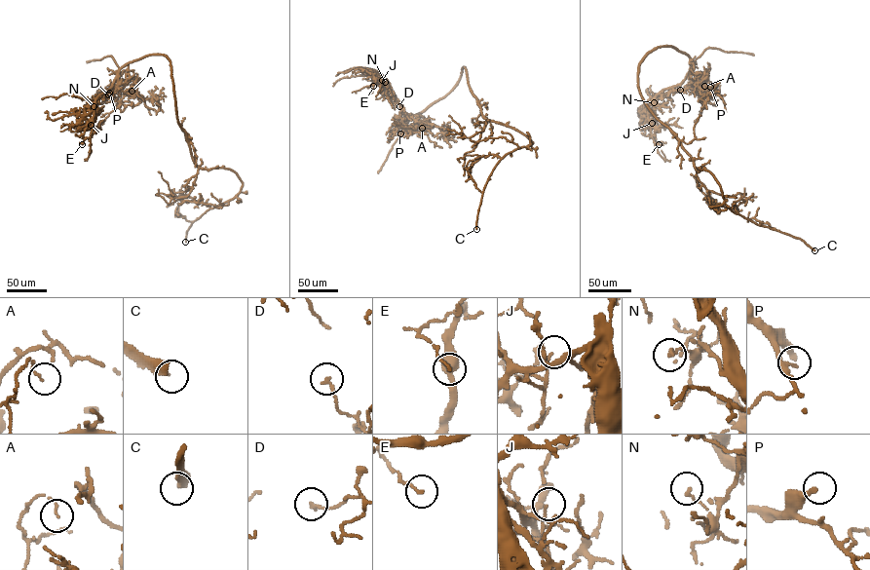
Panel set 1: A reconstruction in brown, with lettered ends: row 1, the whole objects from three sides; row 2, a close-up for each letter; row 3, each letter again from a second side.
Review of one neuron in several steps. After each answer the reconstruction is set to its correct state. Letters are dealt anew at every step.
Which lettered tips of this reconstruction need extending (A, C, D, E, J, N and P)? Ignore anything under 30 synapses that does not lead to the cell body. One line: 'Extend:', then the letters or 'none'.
Extend: C, P

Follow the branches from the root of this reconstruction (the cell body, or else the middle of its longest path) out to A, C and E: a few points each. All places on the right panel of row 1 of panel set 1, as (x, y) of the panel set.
A: (652, 111), (638, 88), (638, 69), (658, 47), (672, 47), (687, 55), (690, 80), (704, 86)
C: (652, 111), (670, 130), (697, 170), (707, 170), (714, 176), (733, 211), (799, 238), (814, 250)
E: (652, 111), (639, 65), (672, 47), (691, 64), (648, 107), (659, 144)

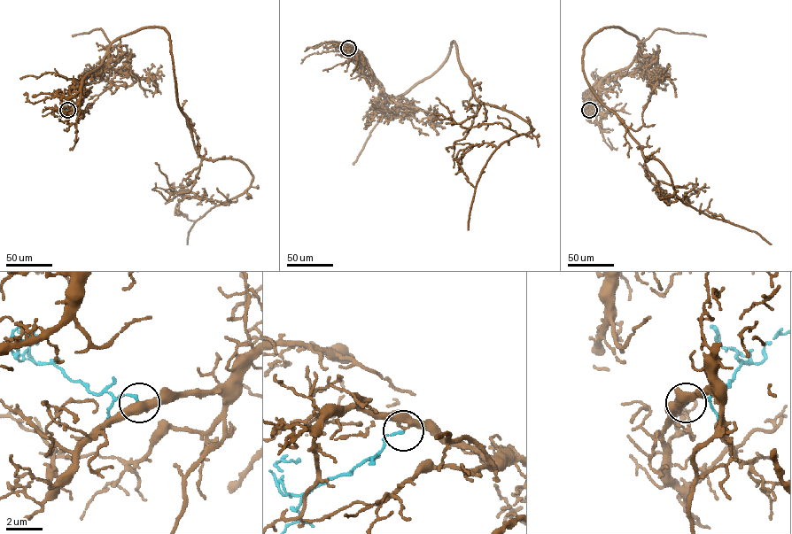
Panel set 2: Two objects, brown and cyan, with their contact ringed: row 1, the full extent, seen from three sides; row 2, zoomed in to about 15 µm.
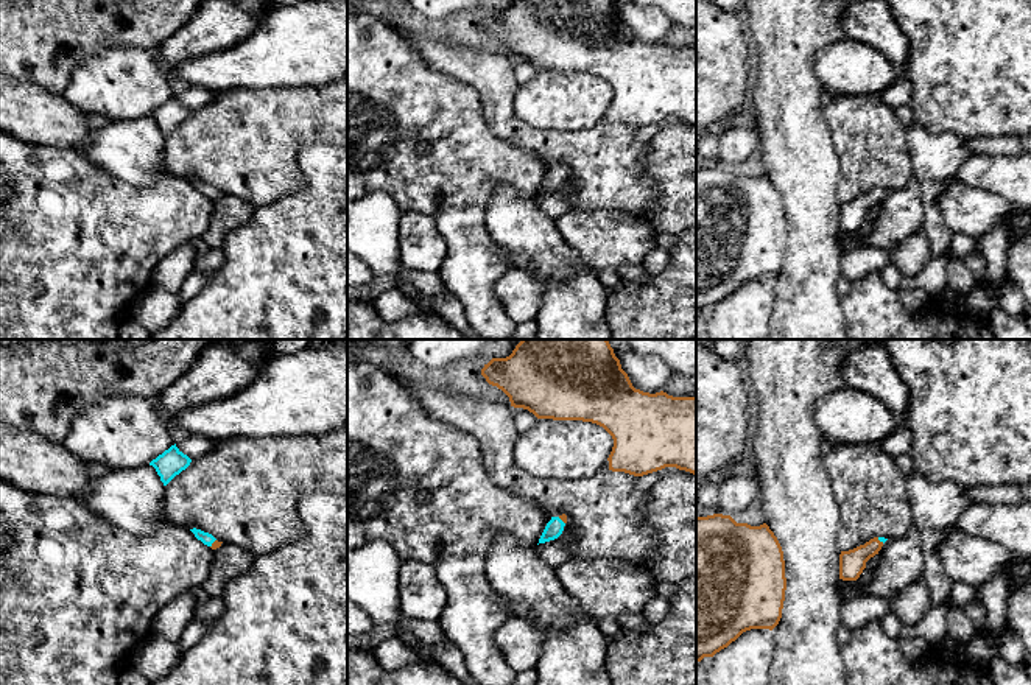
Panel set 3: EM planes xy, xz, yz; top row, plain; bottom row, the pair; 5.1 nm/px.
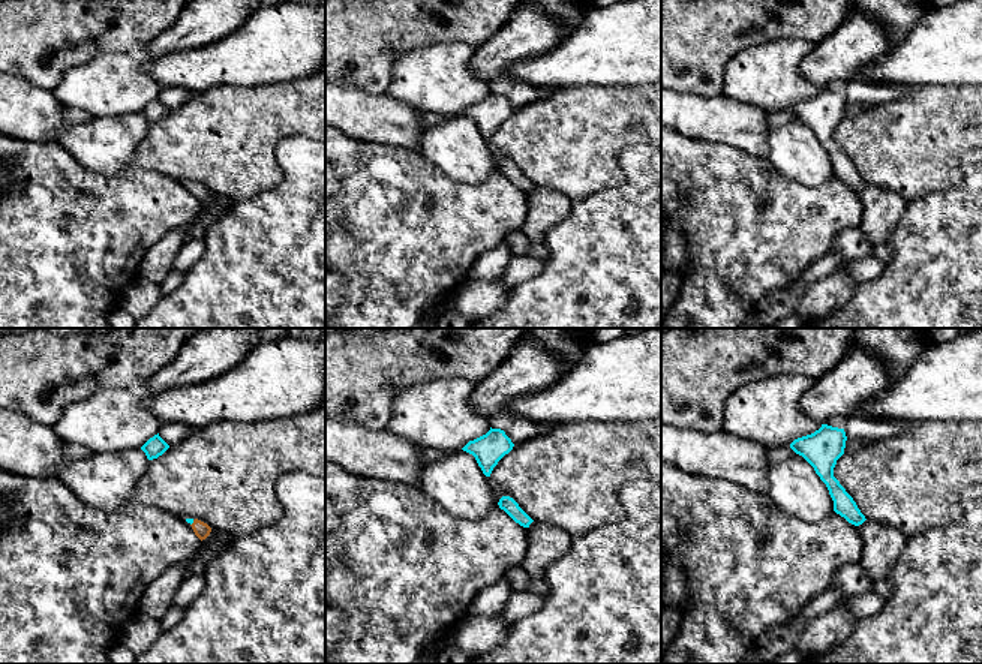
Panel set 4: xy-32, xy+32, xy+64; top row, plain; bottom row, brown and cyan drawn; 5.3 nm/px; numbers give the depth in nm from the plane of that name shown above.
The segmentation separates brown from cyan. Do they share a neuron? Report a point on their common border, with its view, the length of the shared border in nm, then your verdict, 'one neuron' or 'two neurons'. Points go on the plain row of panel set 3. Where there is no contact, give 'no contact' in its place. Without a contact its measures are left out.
meets brown in xy at (212, 195); contact 50 nm long; one neuron

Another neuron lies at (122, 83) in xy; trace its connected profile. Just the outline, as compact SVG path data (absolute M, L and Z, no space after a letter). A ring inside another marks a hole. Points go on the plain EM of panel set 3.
M114 47L84 59L62 95L81 111L112 121L148 117L174 97L170 76L140 47Z

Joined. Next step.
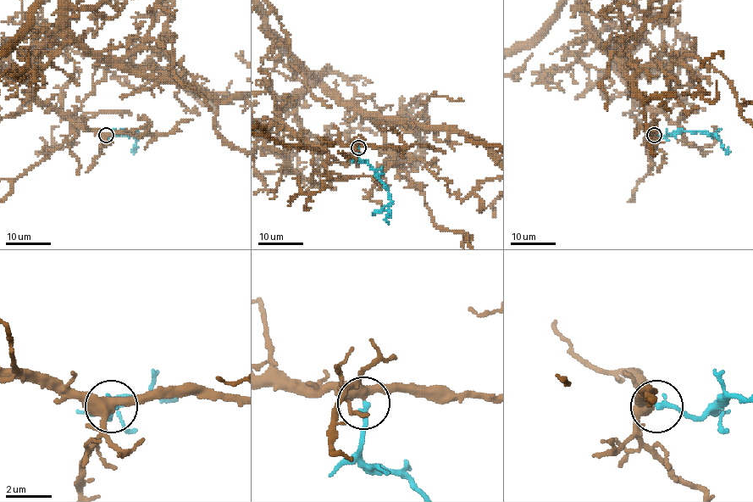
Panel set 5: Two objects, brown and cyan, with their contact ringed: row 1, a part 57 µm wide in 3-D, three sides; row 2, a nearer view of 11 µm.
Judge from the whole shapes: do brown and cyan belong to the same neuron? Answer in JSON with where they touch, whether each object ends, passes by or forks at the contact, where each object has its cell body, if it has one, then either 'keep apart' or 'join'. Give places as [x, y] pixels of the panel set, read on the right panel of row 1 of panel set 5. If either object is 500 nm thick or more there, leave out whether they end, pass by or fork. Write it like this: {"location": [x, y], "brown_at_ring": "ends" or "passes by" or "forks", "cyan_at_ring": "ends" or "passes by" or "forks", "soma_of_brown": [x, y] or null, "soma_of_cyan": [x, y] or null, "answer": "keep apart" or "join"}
{"location": [654, 135], "brown_at_ring": "forks", "cyan_at_ring": "ends", "soma_of_brown": null, "soma_of_cyan": null, "answer": "join"}

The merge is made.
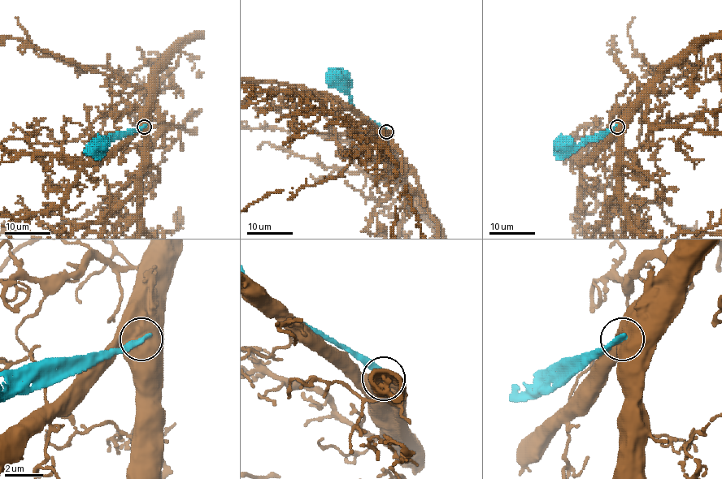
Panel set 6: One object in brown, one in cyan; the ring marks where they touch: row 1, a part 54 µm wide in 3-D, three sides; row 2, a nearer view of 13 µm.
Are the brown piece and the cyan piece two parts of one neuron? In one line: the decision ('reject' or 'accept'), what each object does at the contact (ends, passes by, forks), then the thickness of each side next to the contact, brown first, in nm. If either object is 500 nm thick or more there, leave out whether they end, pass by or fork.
reject; 850 nm thick on the brown side, 320 nm on the other

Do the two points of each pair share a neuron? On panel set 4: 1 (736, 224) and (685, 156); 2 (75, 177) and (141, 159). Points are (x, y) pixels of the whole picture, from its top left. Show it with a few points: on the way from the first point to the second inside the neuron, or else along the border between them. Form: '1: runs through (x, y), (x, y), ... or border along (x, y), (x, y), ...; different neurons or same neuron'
1: runs through (720, 207), (685, 173); same neuron
2: border along (134, 165), (167, 176); different neurons

